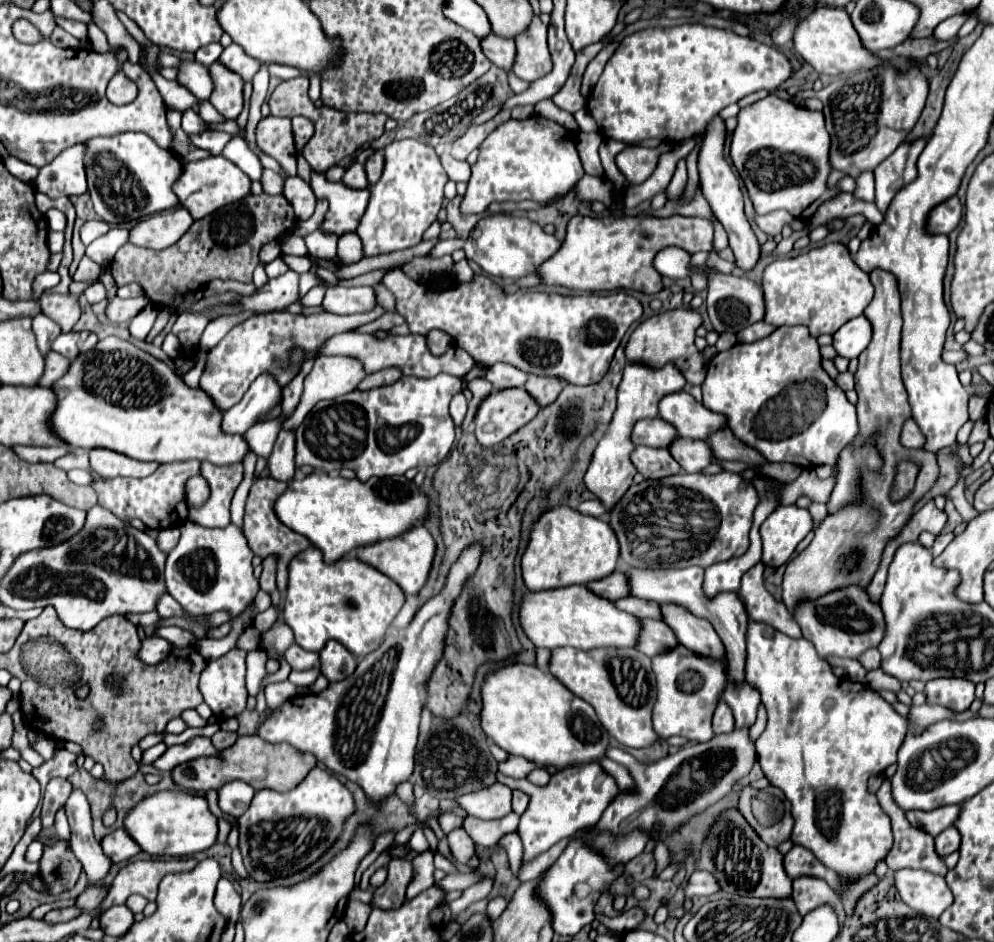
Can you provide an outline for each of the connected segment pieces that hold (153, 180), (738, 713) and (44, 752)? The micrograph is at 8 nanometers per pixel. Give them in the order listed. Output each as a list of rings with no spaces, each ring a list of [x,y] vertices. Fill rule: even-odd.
[[[126,131],[112,137],[92,137],[84,141],[84,145],[88,193],[94,211],[106,223],[118,225],[142,219],[142,215],[178,207],[178,197],[174,195],[172,185],[182,171],[182,163],[168,149],[160,149],[148,135]]]
[[[744,683],[742,687],[732,685],[732,687],[728,687],[728,691],[724,691],[722,699],[732,709],[736,729],[754,725],[758,705],[760,705],[760,693],[756,689],[752,689],[748,683]]]
[[[40,737],[40,739],[31,746],[33,749],[36,749],[42,757],[46,757],[46,759],[52,759],[52,755],[54,755],[54,751],[56,751],[56,743],[54,743],[52,739],[48,739],[48,737]]]

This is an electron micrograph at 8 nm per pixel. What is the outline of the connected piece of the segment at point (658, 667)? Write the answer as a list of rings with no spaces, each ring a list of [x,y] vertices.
[[[676,645],[672,651],[652,657],[652,669],[656,675],[658,691],[652,709],[652,727],[656,735],[662,739],[682,735],[692,743],[706,743],[708,739],[712,739],[712,713],[726,683],[724,661],[704,659],[700,655],[688,653],[684,645]]]

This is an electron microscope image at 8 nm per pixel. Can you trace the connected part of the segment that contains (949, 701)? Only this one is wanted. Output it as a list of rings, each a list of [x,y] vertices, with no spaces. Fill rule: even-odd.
[[[956,677],[928,681],[924,693],[926,693],[926,703],[948,707],[954,713],[966,711],[974,701],[974,685],[966,679],[956,679]]]

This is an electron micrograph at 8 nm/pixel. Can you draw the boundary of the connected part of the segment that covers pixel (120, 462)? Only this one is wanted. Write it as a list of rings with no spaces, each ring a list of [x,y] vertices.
[[[90,449],[90,467],[102,479],[112,477],[148,477],[158,469],[158,463],[134,461],[126,455],[108,449]]]

